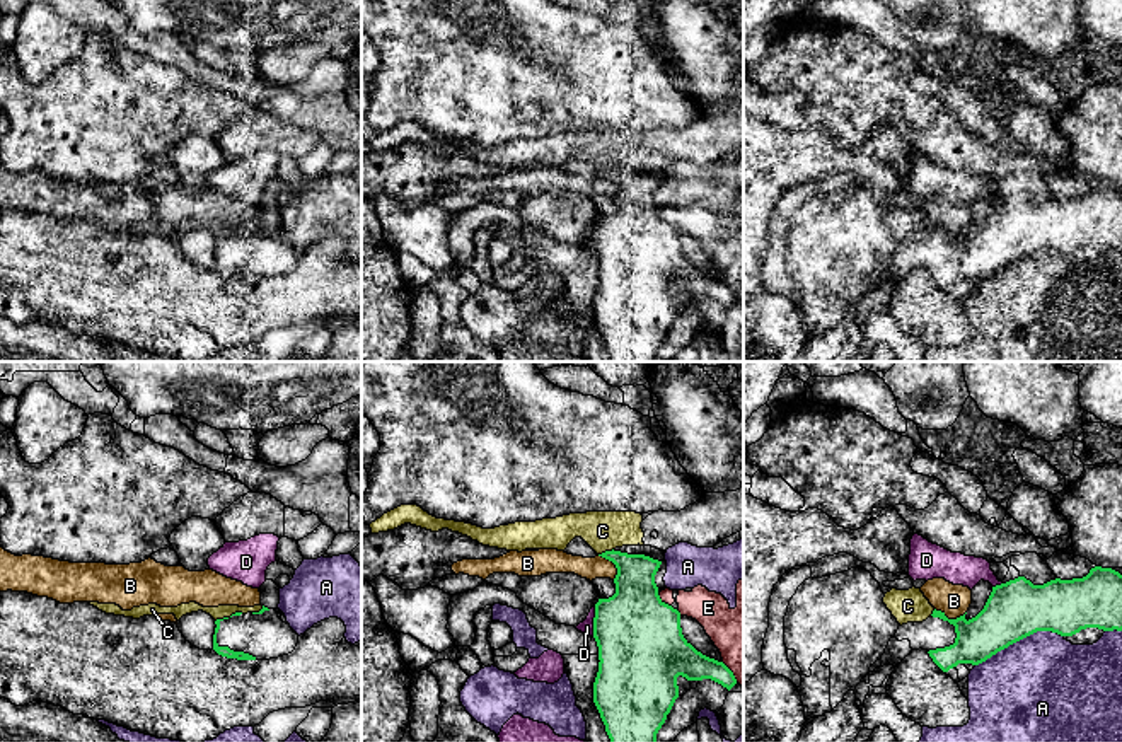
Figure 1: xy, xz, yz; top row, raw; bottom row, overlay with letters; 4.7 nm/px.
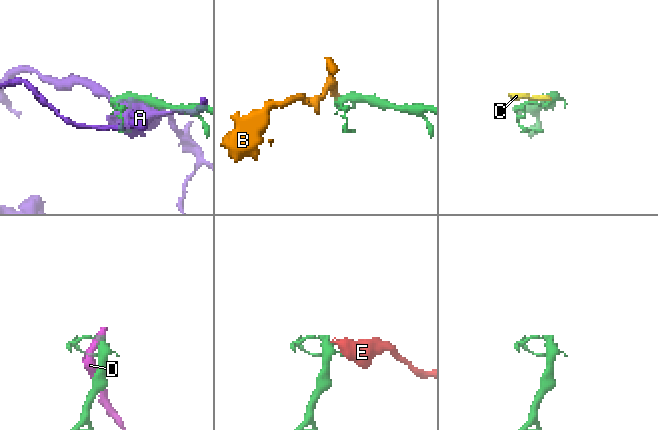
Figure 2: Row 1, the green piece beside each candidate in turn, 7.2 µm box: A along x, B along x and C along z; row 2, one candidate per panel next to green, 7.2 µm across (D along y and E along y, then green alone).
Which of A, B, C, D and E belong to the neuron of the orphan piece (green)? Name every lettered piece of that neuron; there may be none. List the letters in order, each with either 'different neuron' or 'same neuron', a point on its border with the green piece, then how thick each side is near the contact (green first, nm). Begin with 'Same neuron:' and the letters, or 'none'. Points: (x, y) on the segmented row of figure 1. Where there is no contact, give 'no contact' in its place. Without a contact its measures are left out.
Same neuron: none
A: different neuron; contact yz (1018, 640); calibres 280 and 500 nm
B: different neuron; contact yz (950, 620); calibres 220 and 150 nm
C: different neuron; contact xy (231, 616); calibres 50 and 60 nm
D: different neuron; contact xz (594, 623); calibres 400 and 60 nm
E: different neuron; contact xz (664, 602); calibres 420 and 60 nm

